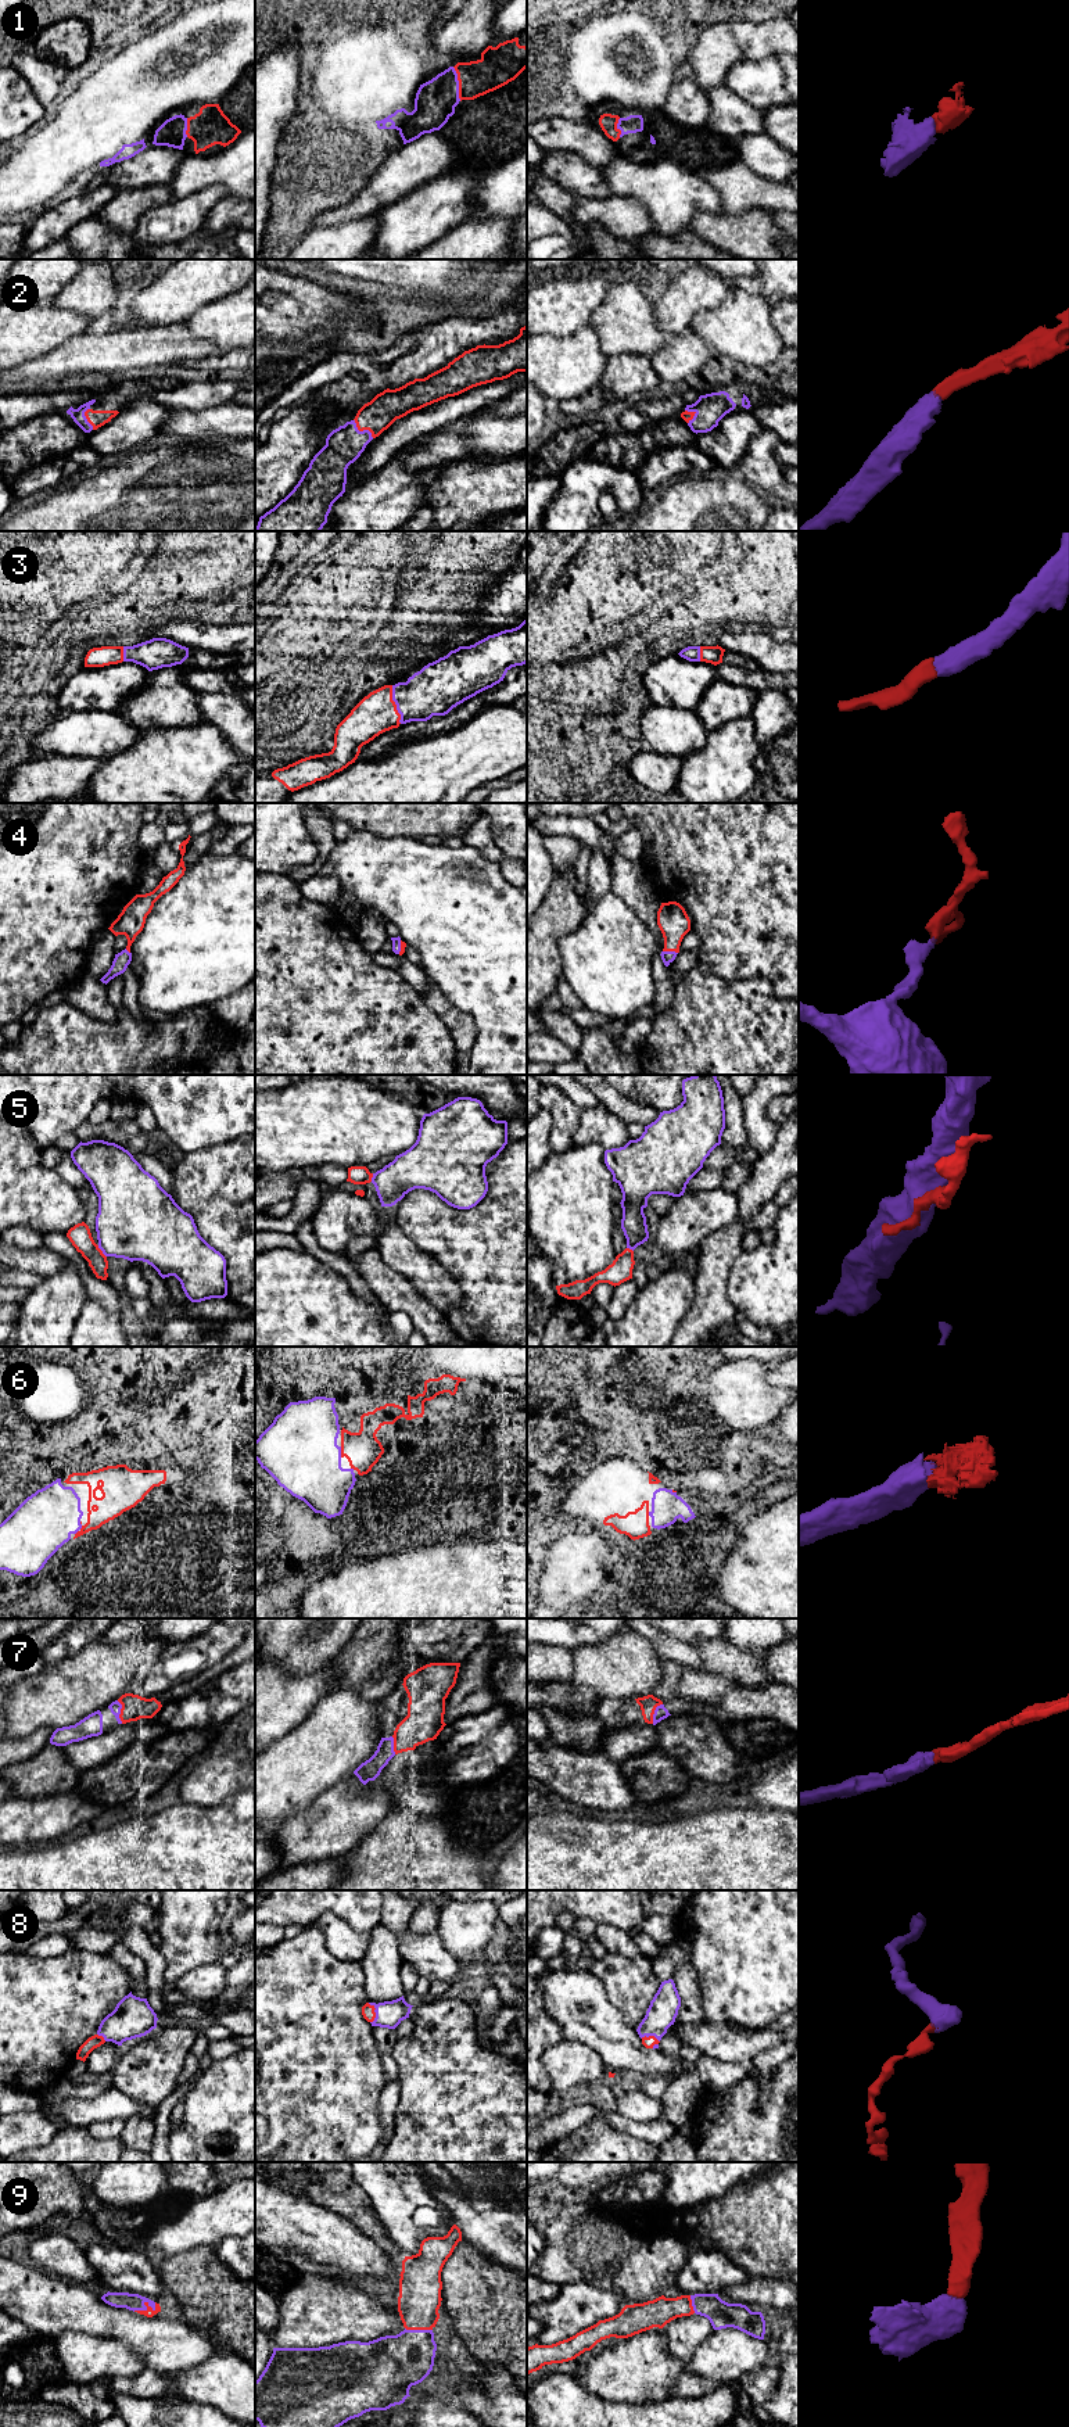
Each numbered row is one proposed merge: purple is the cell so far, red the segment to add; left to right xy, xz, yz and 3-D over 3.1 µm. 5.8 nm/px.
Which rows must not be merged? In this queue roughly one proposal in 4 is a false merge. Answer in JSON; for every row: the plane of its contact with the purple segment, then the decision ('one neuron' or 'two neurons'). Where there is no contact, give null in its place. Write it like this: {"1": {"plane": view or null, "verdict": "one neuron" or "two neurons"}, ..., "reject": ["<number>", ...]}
{"1": {"plane": "xz", "verdict": "one neuron"}, "2": {"plane": "xz", "verdict": "one neuron"}, "3": {"plane": "xz", "verdict": "one neuron"}, "4": {"plane": "yz", "verdict": "one neuron"}, "5": {"plane": "xy", "verdict": "two neurons"}, "6": {"plane": "xy", "verdict": "one neuron"}, "7": {"plane": "xy", "verdict": "one neuron"}, "8": {"plane": "yz", "verdict": "one neuron"}, "9": {"plane": "xy", "verdict": "one neuron"}, "reject": ["5"]}

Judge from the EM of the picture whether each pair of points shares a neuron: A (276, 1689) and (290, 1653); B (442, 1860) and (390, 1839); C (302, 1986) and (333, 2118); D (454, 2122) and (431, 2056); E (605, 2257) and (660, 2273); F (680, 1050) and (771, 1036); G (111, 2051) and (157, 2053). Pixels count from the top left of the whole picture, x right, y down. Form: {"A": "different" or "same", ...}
{"A": "different", "B": "same", "C": "same", "D": "same", "E": "different", "F": "same", "G": "different"}

